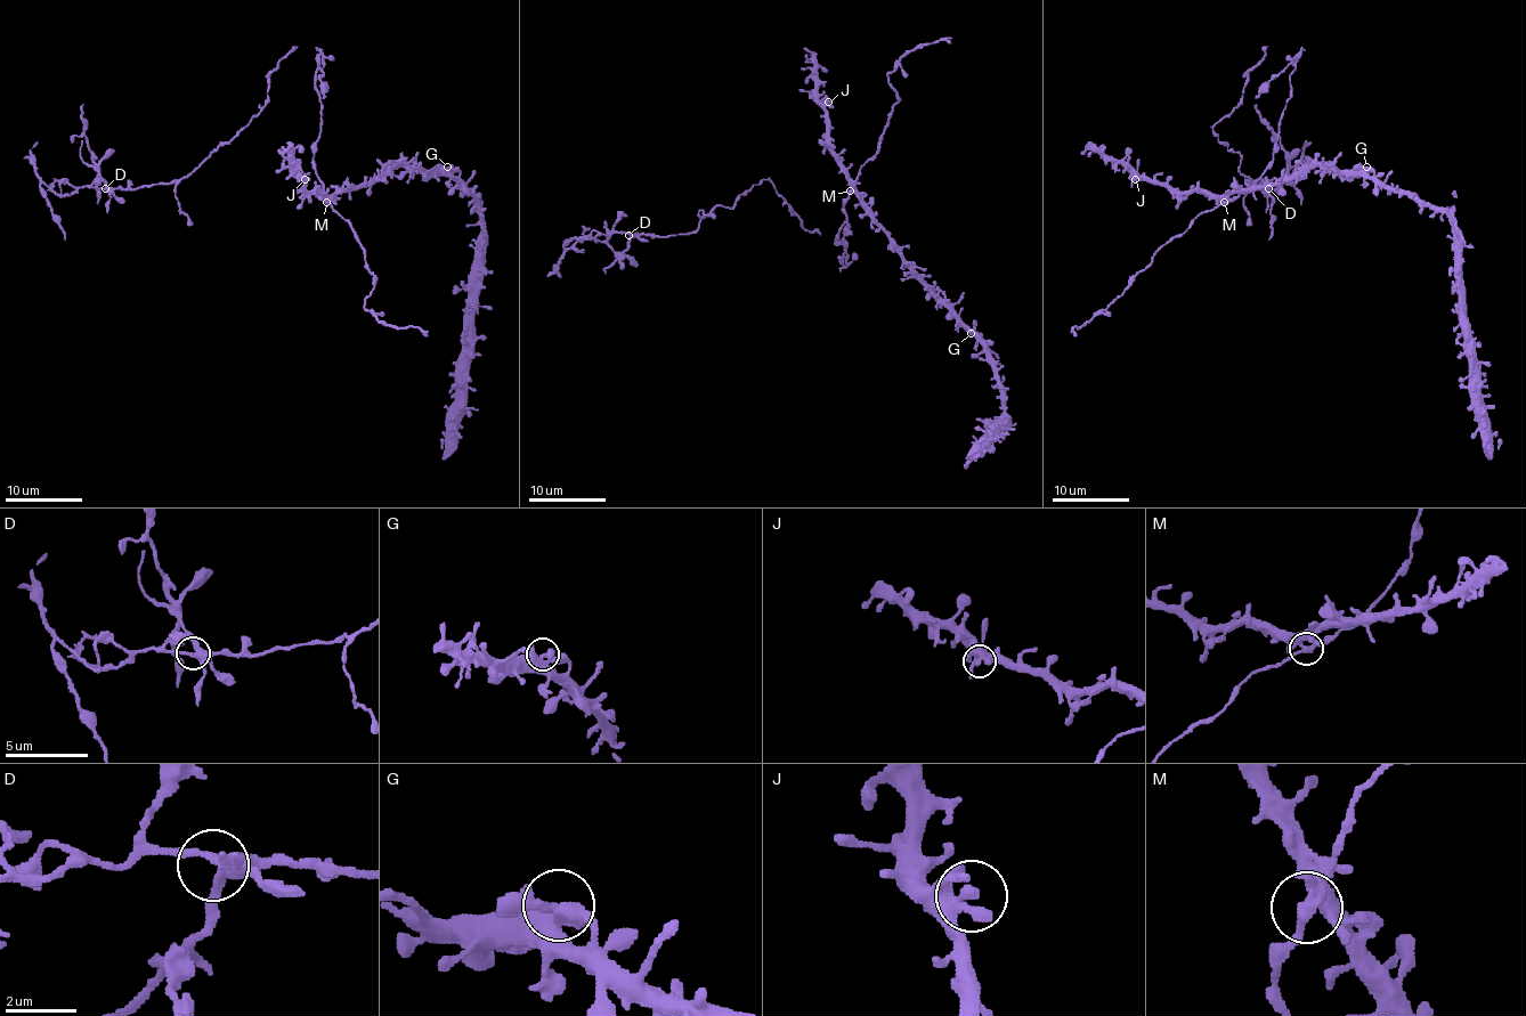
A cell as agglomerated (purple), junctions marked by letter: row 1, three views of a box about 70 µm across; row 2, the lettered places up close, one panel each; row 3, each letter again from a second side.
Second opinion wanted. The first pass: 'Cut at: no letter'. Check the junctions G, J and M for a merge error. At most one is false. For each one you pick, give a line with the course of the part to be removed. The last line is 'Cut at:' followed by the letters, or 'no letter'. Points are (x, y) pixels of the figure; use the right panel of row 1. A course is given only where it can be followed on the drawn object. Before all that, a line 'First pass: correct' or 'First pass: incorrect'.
First pass: incorrect
Cut at: M

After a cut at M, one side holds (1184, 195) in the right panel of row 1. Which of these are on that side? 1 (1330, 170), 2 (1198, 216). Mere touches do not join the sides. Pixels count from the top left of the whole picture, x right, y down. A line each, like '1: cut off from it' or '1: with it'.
1: with it
2: cut off from it

